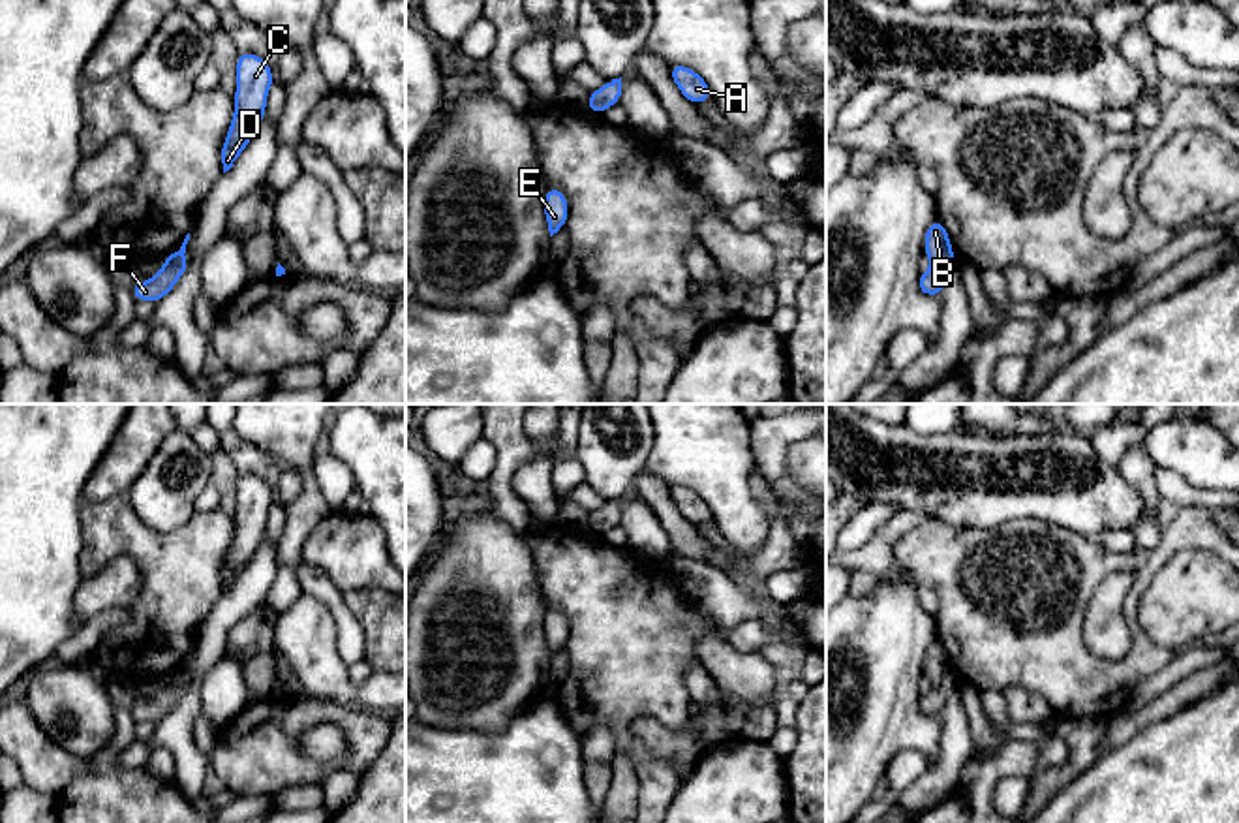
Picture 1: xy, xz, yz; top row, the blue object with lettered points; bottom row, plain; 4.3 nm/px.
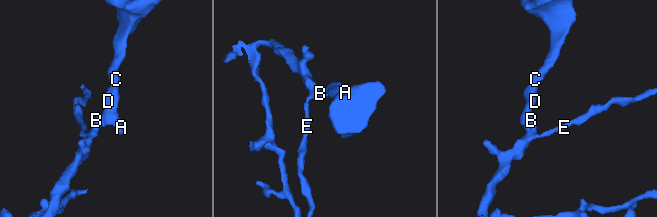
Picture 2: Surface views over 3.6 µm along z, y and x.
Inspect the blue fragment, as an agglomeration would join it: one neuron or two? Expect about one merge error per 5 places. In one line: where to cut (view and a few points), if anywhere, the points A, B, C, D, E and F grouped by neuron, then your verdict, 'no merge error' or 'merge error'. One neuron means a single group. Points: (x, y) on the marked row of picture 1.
no cut | A B C D E F | no merge error

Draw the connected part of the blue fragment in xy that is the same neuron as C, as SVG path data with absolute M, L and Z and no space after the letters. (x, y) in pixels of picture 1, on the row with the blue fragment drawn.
M238 53L235 115L222 148L223 173L233 167L240 152L255 135L265 116L267 92L272 85L272 68L259 54Z

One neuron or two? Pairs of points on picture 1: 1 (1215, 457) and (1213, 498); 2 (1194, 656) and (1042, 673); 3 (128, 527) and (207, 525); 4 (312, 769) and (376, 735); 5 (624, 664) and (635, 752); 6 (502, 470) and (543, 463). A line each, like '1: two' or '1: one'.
1: two
2: two
3: one
4: one
5: one
6: two

